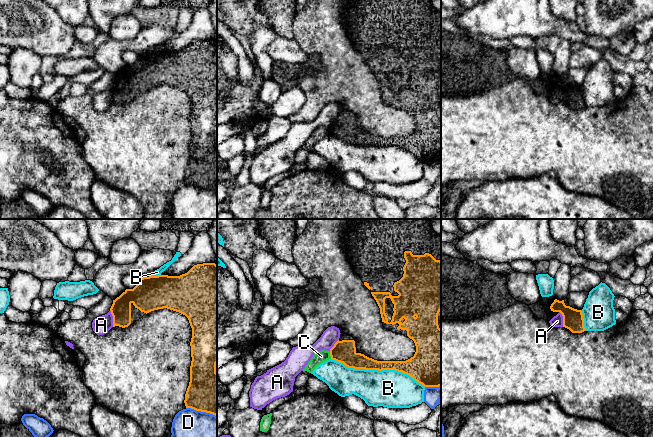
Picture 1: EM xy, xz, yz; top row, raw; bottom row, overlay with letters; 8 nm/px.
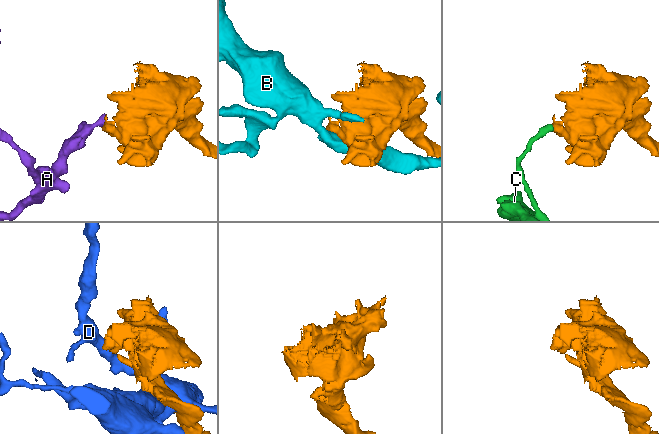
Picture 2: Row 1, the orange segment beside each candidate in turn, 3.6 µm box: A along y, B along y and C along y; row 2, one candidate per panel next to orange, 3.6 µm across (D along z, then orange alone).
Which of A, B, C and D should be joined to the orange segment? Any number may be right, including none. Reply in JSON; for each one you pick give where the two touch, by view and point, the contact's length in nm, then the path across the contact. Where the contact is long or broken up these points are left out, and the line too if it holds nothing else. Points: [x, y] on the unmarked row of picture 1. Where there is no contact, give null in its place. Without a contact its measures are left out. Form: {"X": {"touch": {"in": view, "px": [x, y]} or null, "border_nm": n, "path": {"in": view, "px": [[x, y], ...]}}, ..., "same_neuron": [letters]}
{"same_neuron": []}

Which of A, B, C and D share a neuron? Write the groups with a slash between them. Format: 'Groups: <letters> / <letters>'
Groups: A / B / C / D

